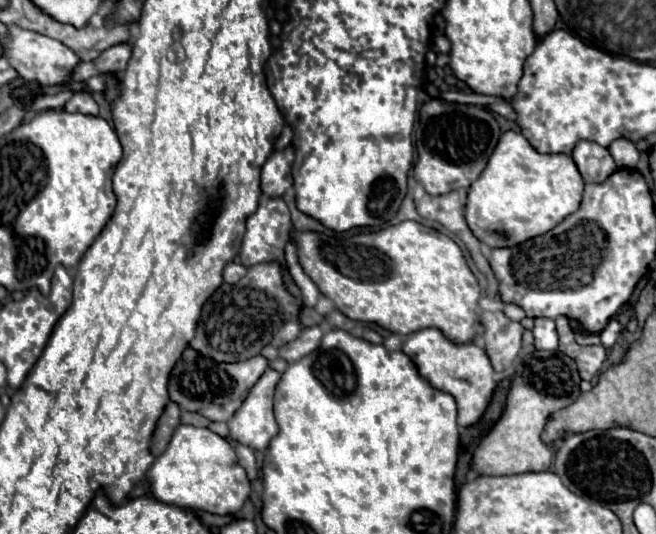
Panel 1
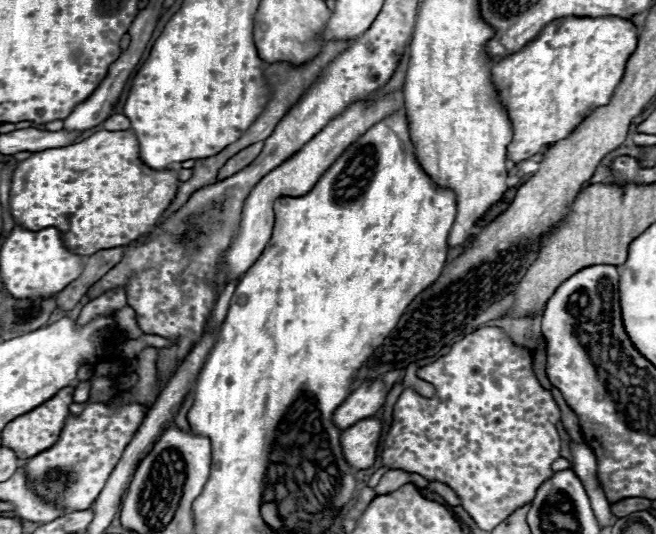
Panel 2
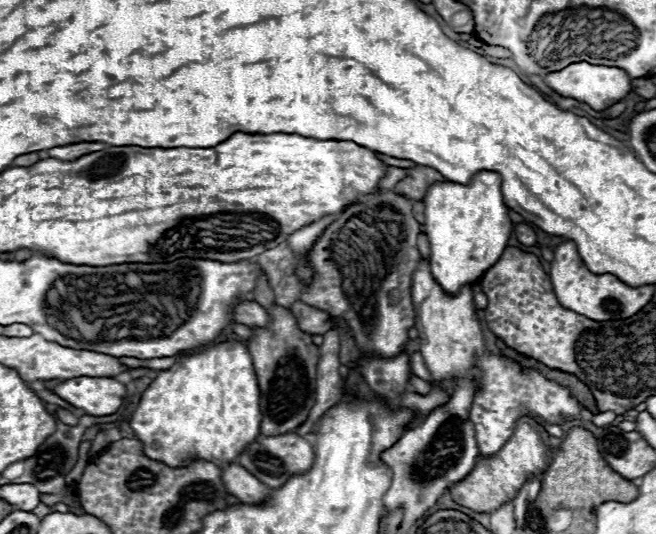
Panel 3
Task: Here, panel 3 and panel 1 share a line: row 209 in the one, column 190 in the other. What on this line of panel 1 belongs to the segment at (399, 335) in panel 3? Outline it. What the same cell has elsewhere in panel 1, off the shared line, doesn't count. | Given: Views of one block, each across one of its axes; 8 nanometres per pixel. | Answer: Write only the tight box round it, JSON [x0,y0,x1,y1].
[170,348,268,422]

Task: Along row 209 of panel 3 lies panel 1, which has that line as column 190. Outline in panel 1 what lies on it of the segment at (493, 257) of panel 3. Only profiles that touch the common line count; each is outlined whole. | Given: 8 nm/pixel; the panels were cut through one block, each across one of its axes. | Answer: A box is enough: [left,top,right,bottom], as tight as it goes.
[146,424,252,514]

